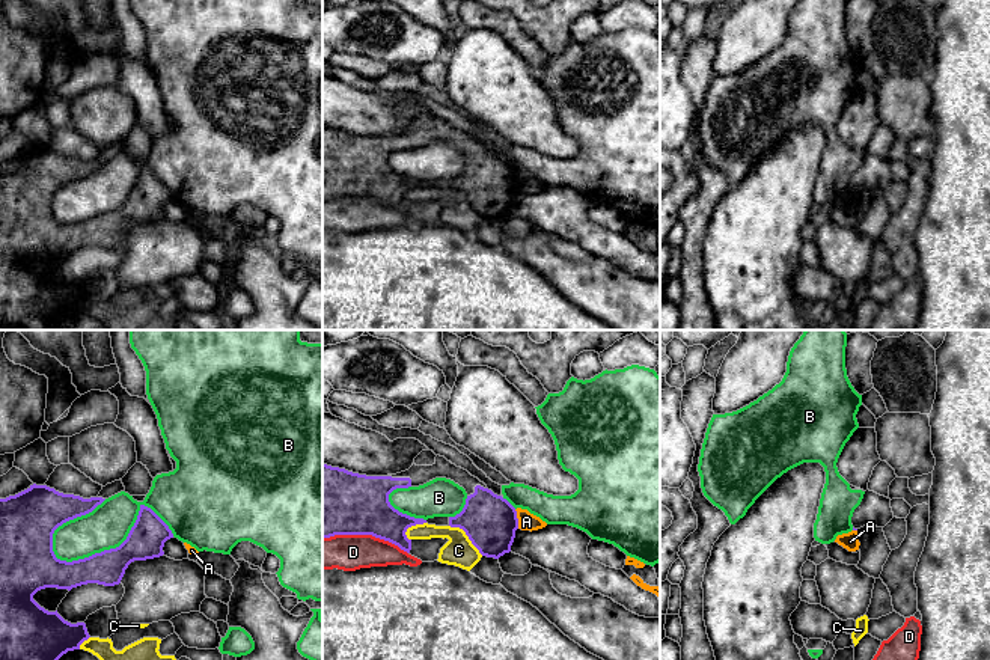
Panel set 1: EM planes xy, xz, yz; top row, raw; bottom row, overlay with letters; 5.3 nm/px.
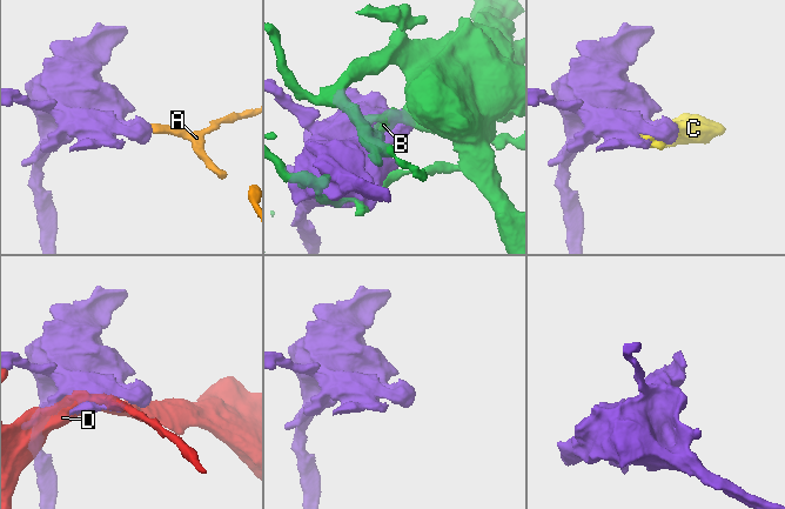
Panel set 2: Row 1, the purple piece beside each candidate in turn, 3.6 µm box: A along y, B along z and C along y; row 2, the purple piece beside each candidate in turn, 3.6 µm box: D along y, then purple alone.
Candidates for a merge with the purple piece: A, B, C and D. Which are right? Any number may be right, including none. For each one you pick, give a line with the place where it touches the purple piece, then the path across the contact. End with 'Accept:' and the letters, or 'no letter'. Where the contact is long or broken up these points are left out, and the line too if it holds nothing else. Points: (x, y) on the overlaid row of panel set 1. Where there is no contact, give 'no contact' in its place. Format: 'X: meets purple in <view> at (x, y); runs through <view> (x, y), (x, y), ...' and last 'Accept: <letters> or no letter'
Accept: no letter

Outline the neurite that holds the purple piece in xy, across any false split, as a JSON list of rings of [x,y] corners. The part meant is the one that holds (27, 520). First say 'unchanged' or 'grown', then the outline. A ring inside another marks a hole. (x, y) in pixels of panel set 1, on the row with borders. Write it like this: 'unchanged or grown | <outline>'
unchanged | [[[36,484],[15,496],[0,499],[0,660],[59,660],[68,651],[80,649],[90,637],[84,622],[71,624],[57,610],[48,612],[41,607],[33,600],[38,591],[45,588],[71,591],[87,583],[115,586],[121,583],[131,562],[164,555],[164,542],[173,538],[173,533],[151,508],[140,505],[134,526],[119,547],[72,562],[57,559],[53,552],[54,530],[92,512],[104,500],[63,494]]]

